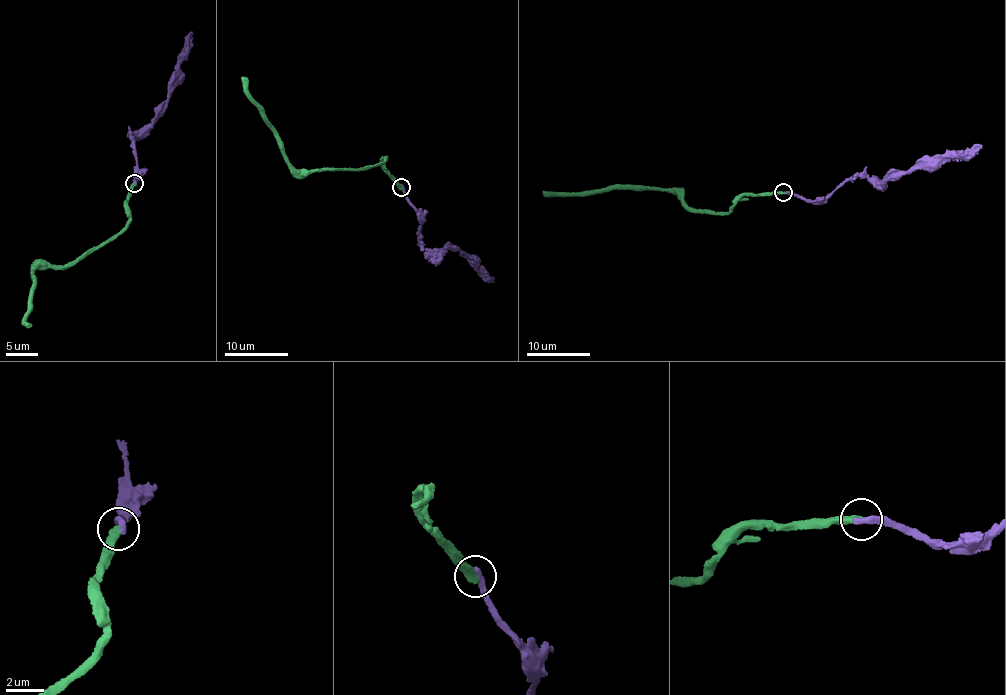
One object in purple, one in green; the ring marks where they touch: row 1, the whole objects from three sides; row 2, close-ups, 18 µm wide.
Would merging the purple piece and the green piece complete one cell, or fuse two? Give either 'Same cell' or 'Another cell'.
Another cell

